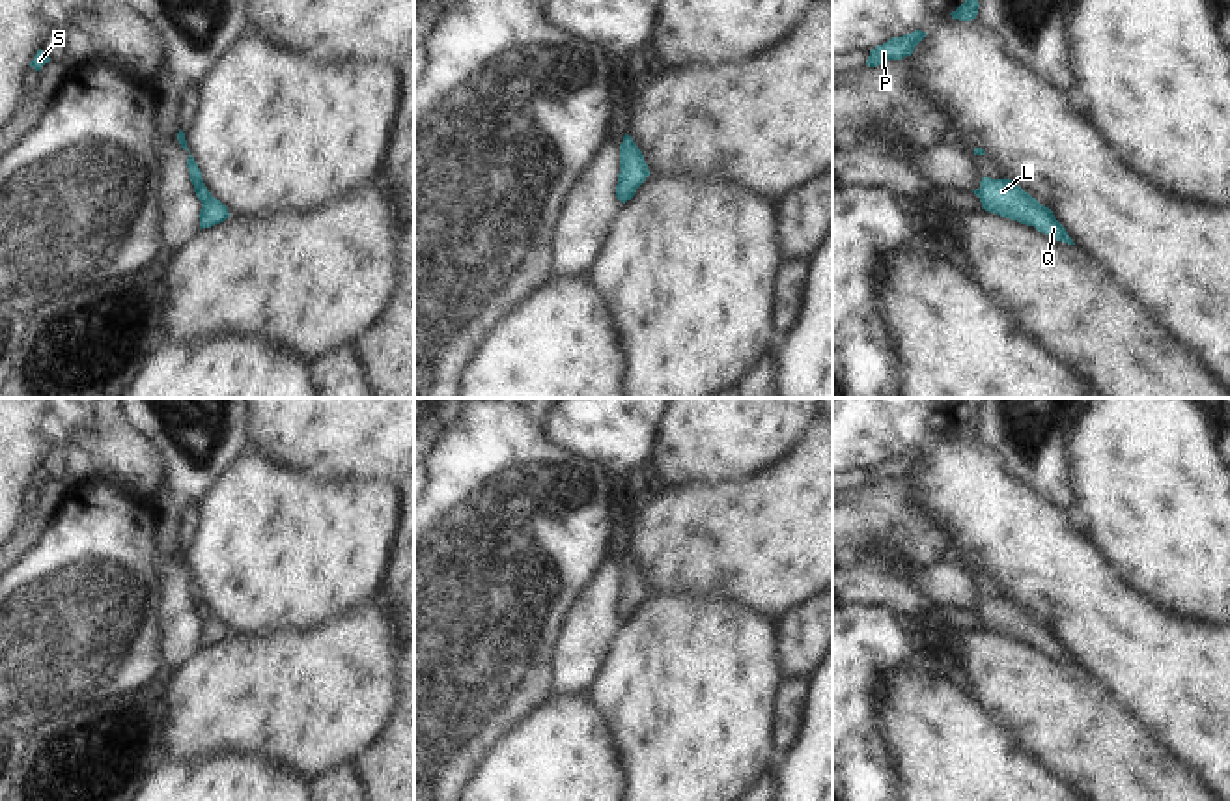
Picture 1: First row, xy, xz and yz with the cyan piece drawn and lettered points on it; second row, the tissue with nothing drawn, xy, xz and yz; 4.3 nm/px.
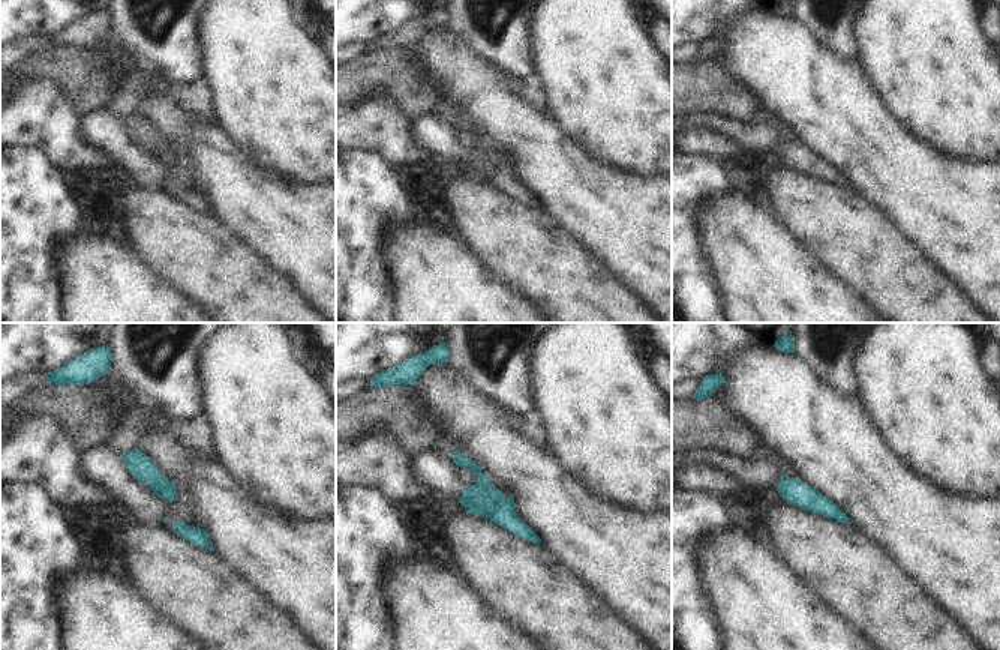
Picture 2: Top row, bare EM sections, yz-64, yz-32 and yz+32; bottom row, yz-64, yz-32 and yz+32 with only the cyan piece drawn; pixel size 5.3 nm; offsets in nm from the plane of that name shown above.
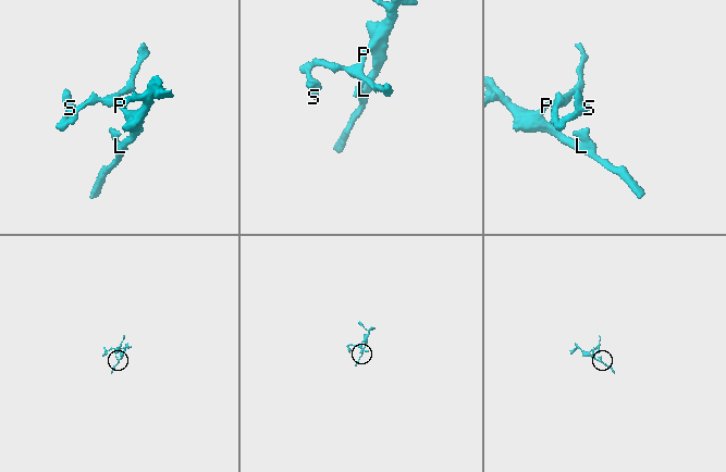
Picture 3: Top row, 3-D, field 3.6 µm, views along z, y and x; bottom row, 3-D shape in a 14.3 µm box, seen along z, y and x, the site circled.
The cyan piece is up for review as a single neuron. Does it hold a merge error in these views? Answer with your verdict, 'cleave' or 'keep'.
keep

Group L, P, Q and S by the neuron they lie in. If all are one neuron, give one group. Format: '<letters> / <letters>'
L P Q S

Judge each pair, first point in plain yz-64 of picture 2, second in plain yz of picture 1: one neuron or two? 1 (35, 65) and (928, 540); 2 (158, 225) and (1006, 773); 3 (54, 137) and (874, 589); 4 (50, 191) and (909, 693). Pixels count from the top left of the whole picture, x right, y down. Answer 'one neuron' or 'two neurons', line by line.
1: one neuron
2: two neurons
3: one neuron
4: two neurons

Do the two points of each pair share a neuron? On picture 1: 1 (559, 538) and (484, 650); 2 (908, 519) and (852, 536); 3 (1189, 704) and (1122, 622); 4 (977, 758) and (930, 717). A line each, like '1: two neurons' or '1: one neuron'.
1: one neuron
2: one neuron
3: one neuron
4: one neuron

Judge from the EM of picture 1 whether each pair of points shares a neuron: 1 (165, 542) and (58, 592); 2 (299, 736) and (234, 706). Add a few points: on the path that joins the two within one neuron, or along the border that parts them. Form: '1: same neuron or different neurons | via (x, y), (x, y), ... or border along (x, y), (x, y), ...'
1: different neurons | border along (152, 501), (155, 506), (161, 587)
2: same neuron | via (282, 719), (269, 706), (251, 706)

